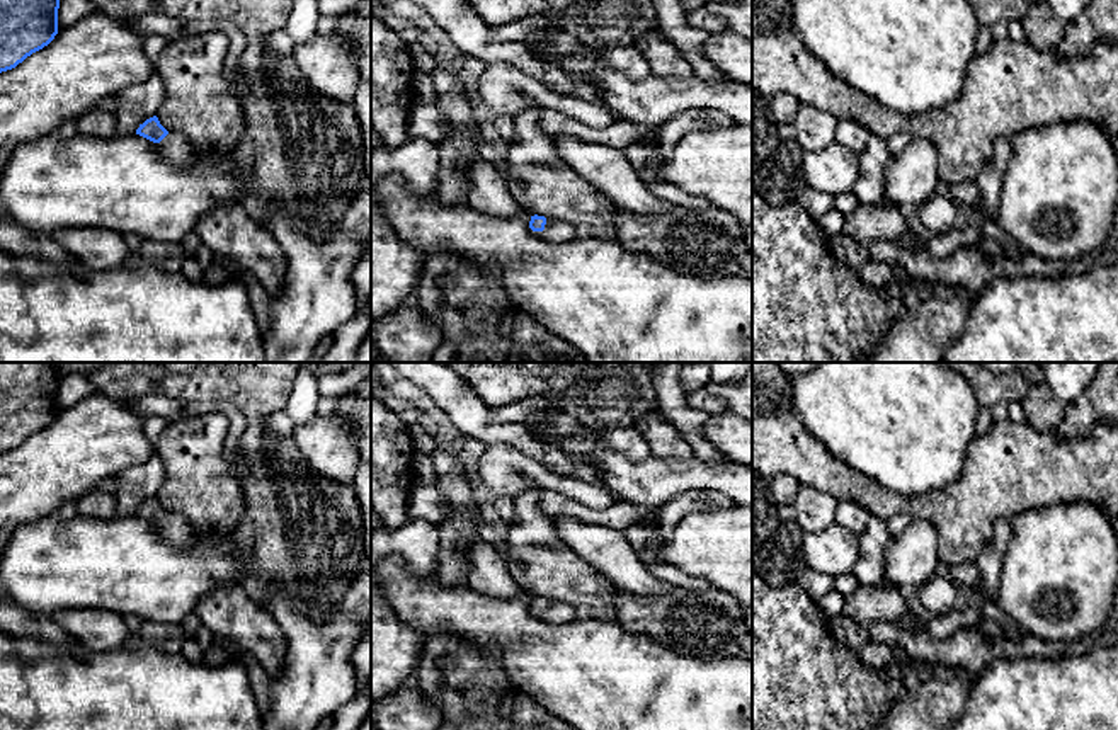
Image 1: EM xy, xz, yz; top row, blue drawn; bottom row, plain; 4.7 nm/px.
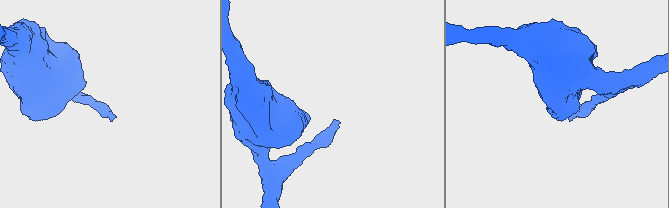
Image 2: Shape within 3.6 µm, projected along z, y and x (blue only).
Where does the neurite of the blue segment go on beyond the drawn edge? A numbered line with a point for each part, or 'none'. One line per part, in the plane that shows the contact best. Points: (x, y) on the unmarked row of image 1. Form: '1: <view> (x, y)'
1: xz (555, 611)

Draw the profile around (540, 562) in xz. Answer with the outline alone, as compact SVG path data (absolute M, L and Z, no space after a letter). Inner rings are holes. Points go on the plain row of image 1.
M528 488L514 497L516 522L504 533L512 579L529 597L570 604L577 619L616 621L618 589L558 538L551 516L541 510L541 492L541 488Z

